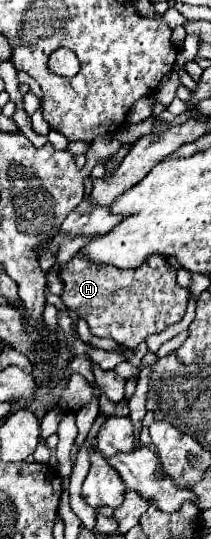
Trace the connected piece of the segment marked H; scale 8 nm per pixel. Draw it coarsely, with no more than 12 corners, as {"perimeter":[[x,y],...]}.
{"perimeter":[[79,252],[63,304],[95,336],[139,346],[179,322],[189,290],[159,254],[135,270]]}

